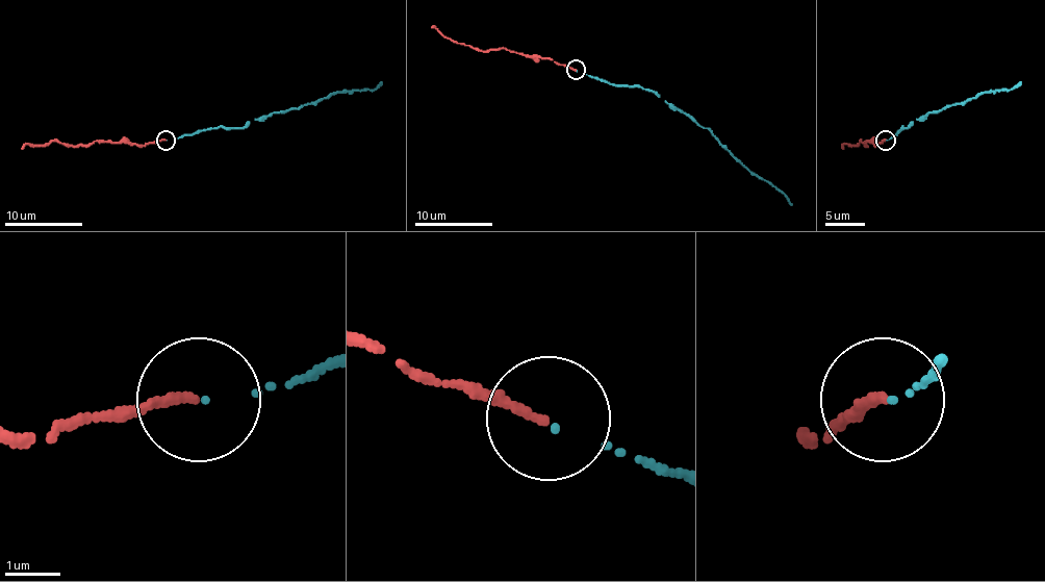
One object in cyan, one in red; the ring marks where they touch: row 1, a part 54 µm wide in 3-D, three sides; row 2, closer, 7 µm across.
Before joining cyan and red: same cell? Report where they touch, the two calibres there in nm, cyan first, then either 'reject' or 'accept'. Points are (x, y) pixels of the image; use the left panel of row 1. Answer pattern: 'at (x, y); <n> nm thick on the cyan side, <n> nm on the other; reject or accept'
at (166, 140); 30 nm thick on the cyan side, 150 nm on the other; accept

